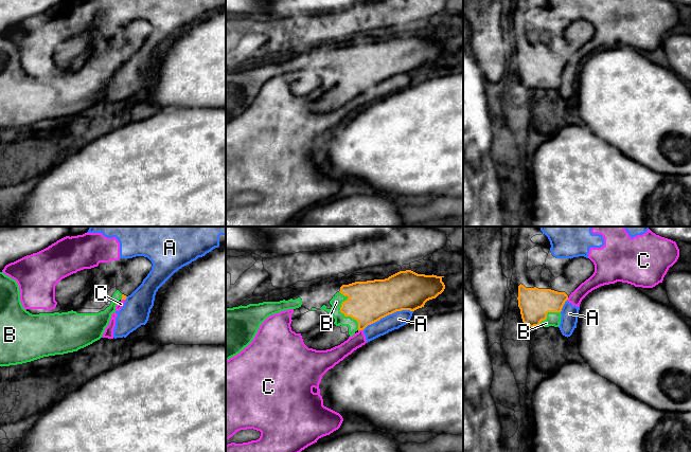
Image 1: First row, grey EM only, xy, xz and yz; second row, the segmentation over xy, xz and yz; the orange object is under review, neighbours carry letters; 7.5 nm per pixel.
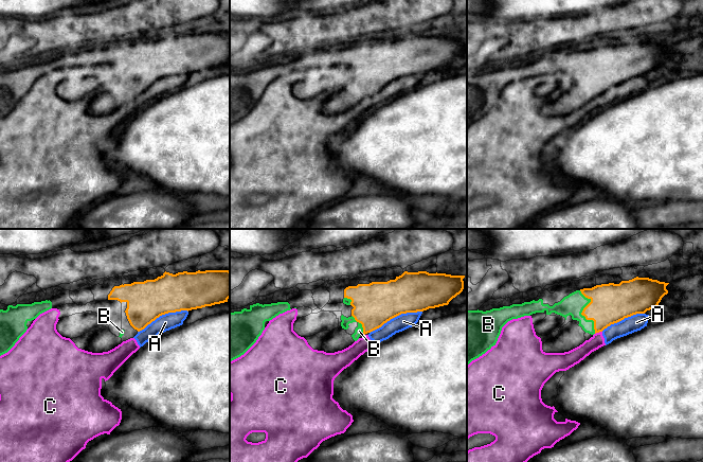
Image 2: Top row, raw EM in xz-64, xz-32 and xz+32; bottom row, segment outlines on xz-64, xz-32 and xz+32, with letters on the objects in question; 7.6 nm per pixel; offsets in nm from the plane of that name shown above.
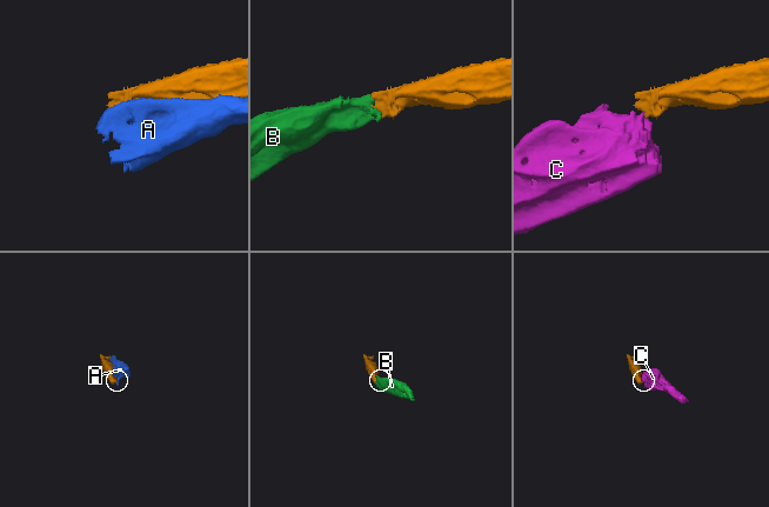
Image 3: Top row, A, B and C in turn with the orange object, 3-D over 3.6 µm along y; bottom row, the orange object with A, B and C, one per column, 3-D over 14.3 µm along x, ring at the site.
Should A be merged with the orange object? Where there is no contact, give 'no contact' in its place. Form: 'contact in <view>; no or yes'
contact in xz; no

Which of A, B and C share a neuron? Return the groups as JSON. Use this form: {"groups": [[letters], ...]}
{"groups": [["A", "C"], ["B"]]}

